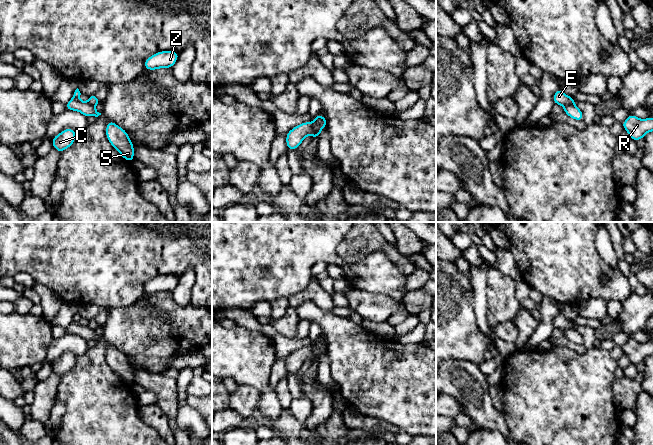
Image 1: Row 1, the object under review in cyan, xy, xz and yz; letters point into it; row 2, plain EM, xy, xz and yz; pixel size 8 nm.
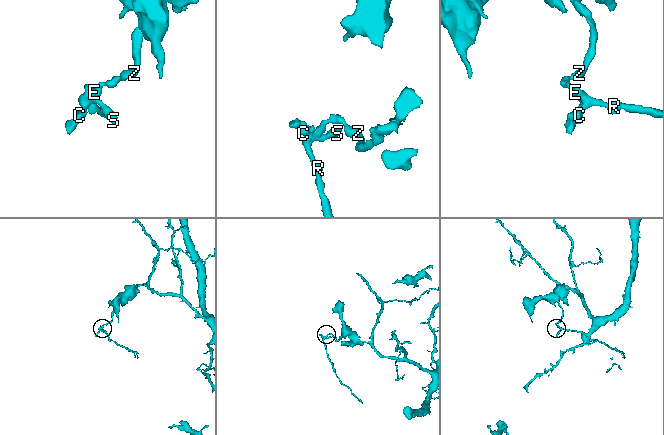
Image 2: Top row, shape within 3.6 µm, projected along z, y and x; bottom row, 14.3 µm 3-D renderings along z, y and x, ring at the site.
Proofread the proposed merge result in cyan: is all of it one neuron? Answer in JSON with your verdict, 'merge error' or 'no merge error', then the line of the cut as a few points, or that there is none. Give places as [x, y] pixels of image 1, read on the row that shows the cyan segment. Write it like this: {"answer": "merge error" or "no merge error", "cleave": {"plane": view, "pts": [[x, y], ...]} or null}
{"answer": "merge error", "cleave": {"plane": "xz", "pts": [[311, 123], [315, 136]]}}

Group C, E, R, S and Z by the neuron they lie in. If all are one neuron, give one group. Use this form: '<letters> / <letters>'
C R S / E Z

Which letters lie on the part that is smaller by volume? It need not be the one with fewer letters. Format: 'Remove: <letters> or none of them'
Remove: C, R, S

